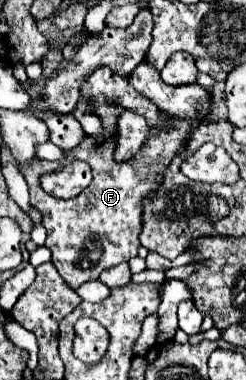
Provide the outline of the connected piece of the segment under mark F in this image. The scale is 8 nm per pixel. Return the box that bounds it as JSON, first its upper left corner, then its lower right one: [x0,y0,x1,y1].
[20,68,208,288]

